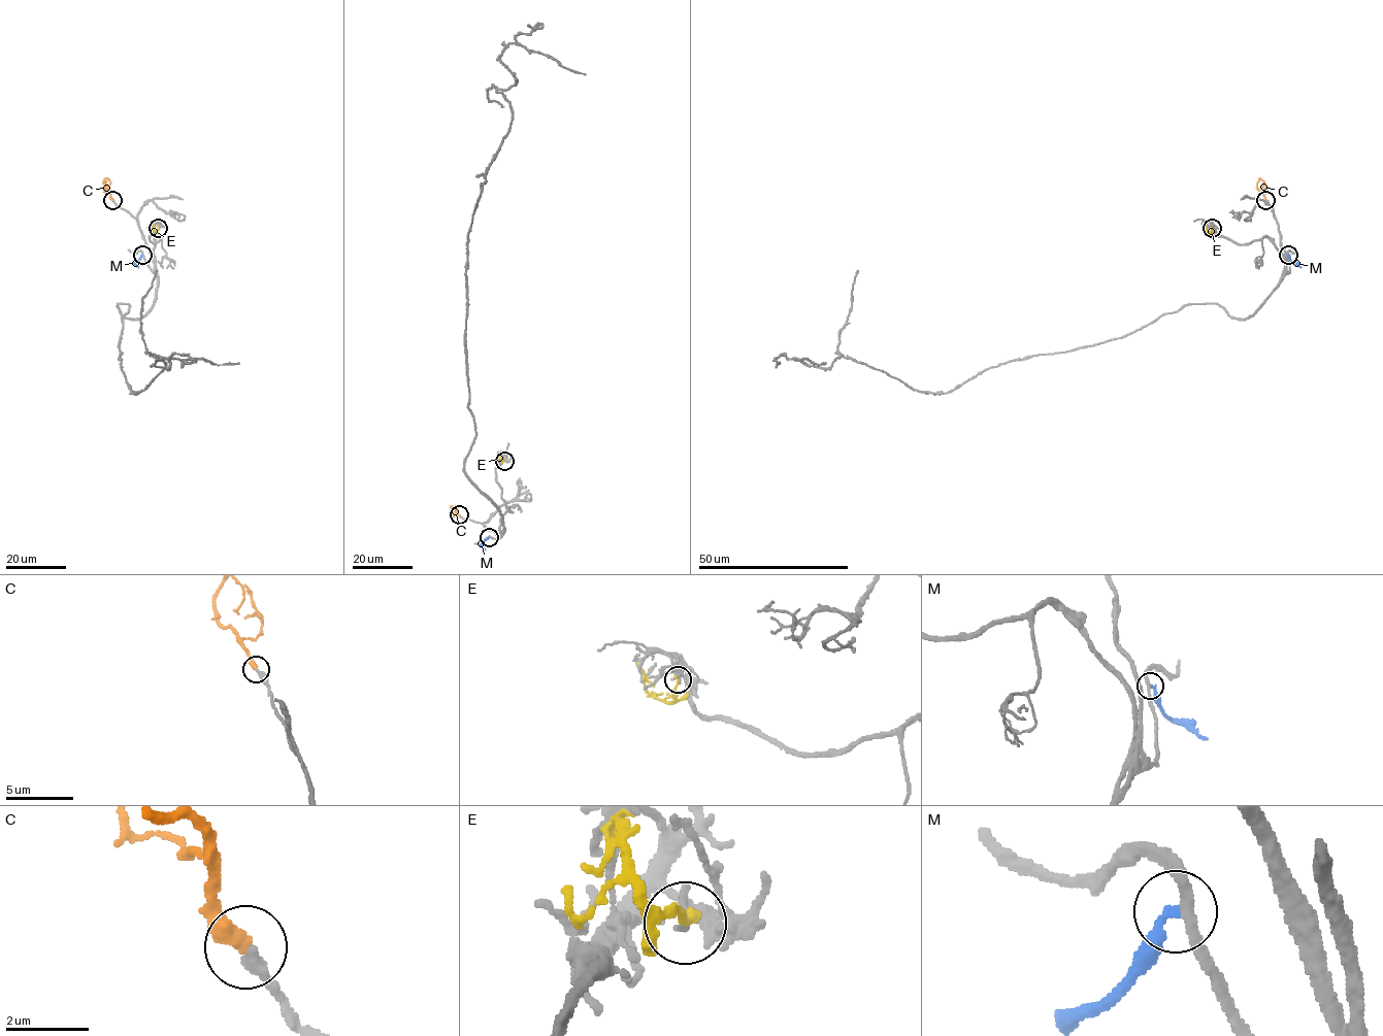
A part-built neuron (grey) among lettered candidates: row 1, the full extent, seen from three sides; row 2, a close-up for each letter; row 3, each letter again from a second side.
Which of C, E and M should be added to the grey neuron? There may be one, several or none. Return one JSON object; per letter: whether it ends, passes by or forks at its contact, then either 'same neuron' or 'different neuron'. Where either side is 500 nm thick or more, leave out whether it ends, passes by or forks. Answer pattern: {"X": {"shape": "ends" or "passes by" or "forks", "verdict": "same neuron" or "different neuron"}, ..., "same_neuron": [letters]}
{"C": {"shape": "ends", "verdict": "same neuron"}, "E": {"shape": "ends", "verdict": "different neuron"}, "M": {"shape": "ends", "verdict": "different neuron"}, "same_neuron": ["C"]}

